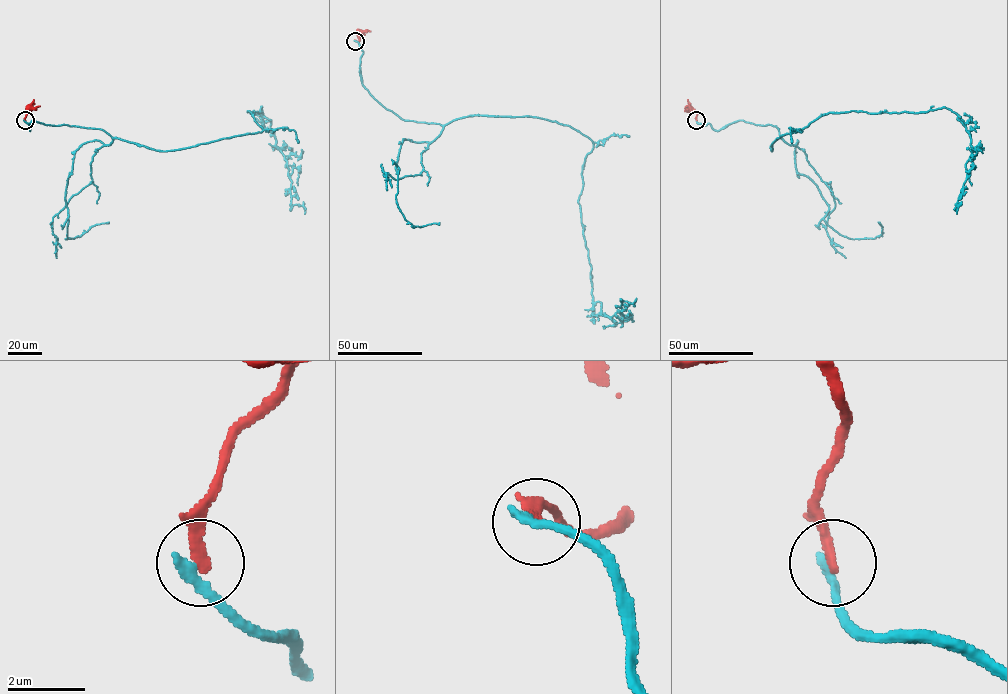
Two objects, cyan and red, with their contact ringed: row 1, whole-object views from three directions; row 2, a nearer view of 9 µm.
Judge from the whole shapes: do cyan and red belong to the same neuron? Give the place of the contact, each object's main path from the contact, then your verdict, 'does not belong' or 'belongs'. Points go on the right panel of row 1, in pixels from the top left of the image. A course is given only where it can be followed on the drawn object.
at (696, 120); cyan runs (696, 120), (775, 126), (772, 151), (829, 112), (950, 109), (972, 149), (957, 214); red runs (696, 120), (696, 112), (688, 108); does not belong

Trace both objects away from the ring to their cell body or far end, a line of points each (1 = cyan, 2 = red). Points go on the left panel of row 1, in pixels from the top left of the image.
1: (25, 120), (168, 151), (262, 131), (248, 112), (261, 107), (304, 214)
2: (25, 120), (28, 108)

